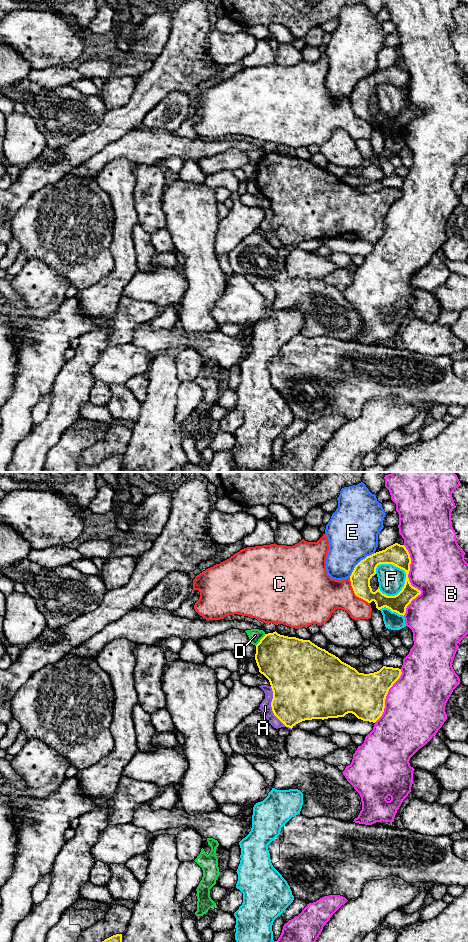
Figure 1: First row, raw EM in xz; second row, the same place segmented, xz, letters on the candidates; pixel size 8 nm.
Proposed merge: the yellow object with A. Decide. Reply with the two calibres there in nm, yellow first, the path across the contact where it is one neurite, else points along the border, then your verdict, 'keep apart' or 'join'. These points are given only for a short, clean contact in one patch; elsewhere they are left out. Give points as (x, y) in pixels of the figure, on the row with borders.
calibres 420 and 90 nm; keep apart

